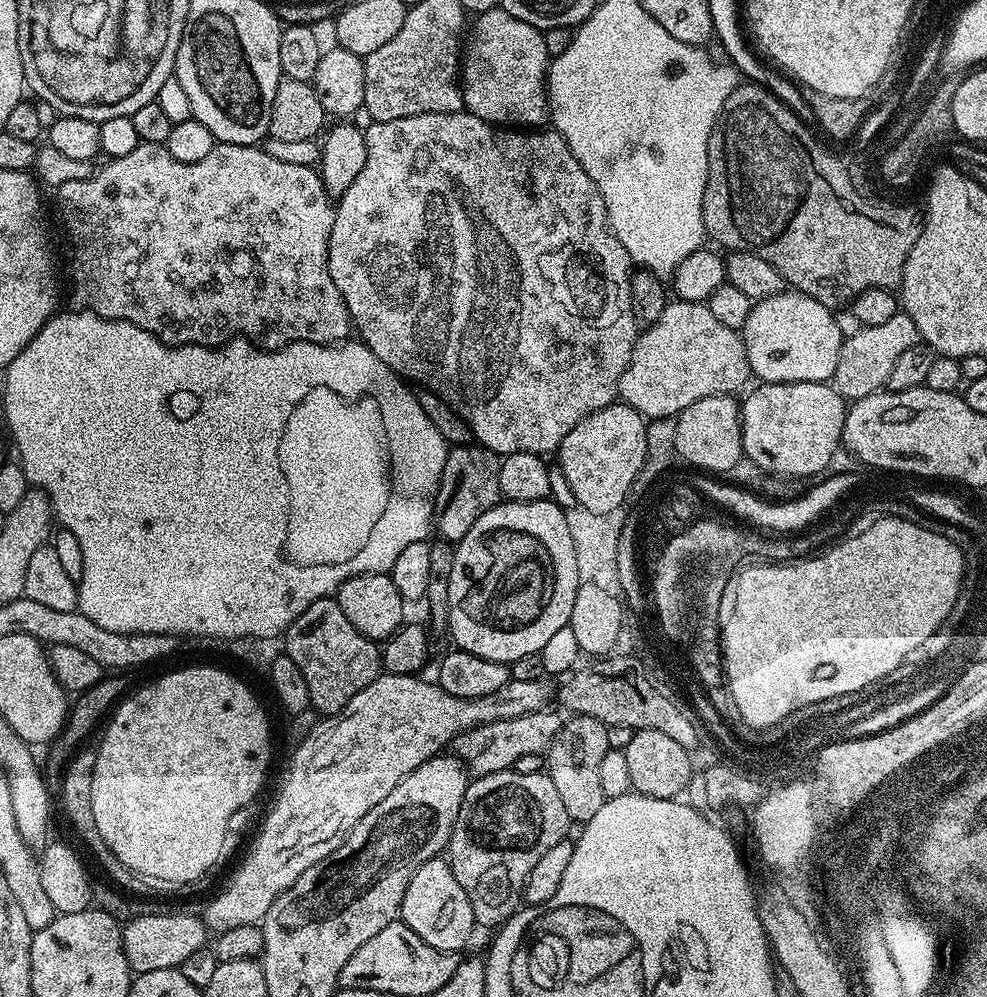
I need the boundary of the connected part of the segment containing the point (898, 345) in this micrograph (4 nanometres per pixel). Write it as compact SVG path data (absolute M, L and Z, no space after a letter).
M897 310L894 318L878 326L860 326L843 337L838 366L834 370L831 383L845 401L861 400L870 394L881 391L887 385L894 362L898 361L906 350L918 343L916 326L907 312Z

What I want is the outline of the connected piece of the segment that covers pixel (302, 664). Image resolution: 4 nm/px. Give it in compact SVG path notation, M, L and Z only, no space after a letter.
M335 598L306 606L284 633L282 643L283 655L289 656L294 666L302 670L306 690L310 690L310 705L321 717L338 715L358 690L366 690L382 672L381 645L354 627Z

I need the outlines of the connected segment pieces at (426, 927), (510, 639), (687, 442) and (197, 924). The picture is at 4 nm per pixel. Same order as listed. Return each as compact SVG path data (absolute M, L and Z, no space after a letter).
M444 858L426 861L414 878L410 878L410 886L406 886L406 894L402 898L399 919L410 926L422 942L430 942L430 946L443 952L459 953L460 947L471 938L472 928L477 927L470 898L466 898L466 890L458 886L458 878L454 878L454 870Z
M551 498L539 500L538 502L522 502L514 504L511 502L501 502L494 505L470 530L466 533L466 538L462 538L455 545L454 570L450 570L450 598L448 599L448 622L447 631L452 631L452 640L457 649L470 654L478 654L478 658L486 658L490 662L512 665L518 658L526 658L526 654L540 652L542 646L554 635L557 630L567 628L570 610L574 610L574 594L578 594L581 583L578 576L577 559L574 556L574 543L570 538L569 527L566 522L566 511L562 509Z
M735 395L698 398L694 406L686 406L676 417L676 456L686 463L701 468L704 474L728 472L744 456L742 426L740 425L740 404Z
M160 912L157 916L133 915L123 925L124 953L130 962L133 973L139 974L146 970L166 970L179 968L190 954L205 947L210 940L210 932L199 915L183 916L180 912Z

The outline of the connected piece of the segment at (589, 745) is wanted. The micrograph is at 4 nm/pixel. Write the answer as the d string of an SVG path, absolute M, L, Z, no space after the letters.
M572 714L561 723L546 753L546 775L554 782L562 798L569 821L587 822L594 818L594 814L598 814L598 810L602 810L605 796L599 780L599 766L608 750L608 725L598 722L598 718Z

